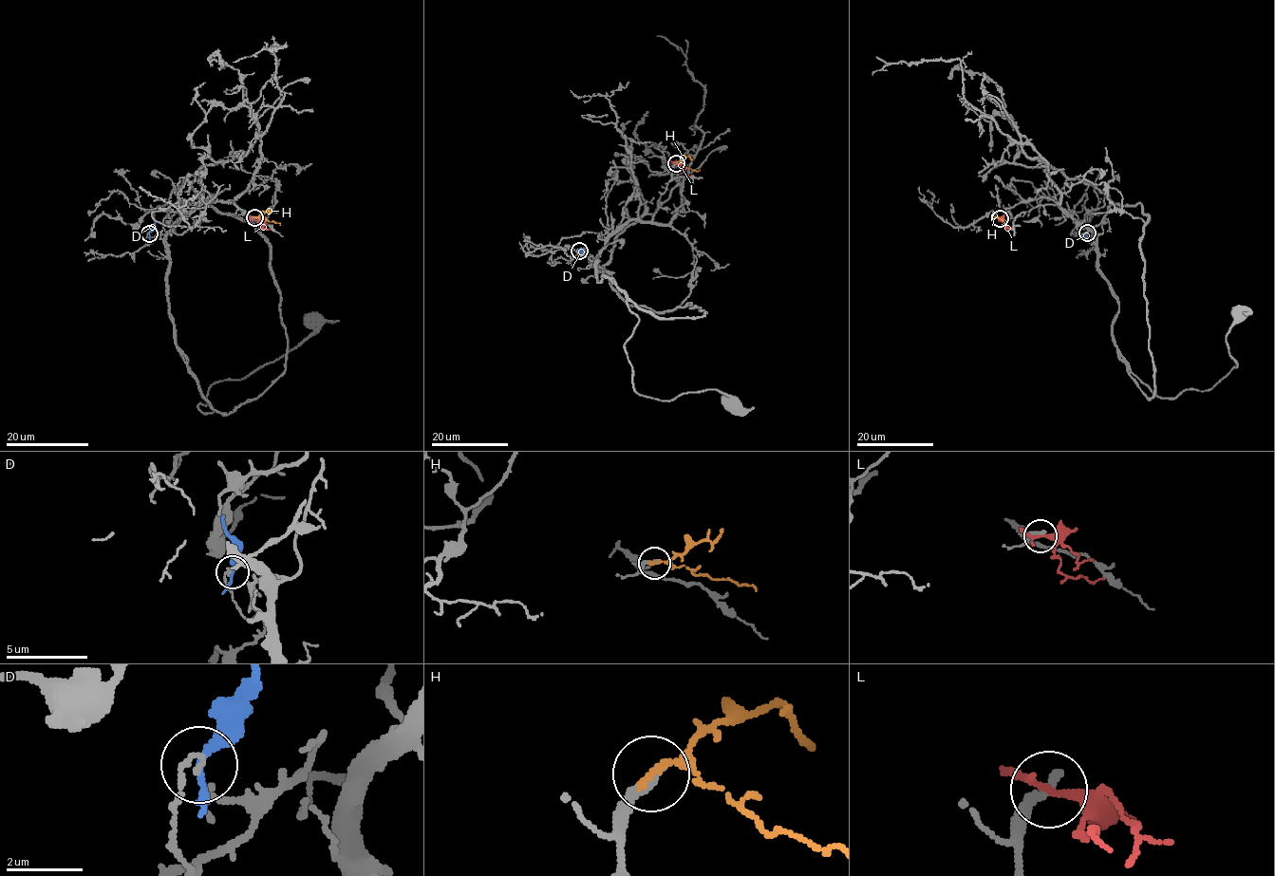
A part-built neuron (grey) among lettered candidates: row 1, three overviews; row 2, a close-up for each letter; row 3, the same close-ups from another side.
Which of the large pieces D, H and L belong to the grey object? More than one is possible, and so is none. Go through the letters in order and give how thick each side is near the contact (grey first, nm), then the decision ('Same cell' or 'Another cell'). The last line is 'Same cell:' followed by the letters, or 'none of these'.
D: Thickness 150 nm (grey) against 200 nm. Another cell
H: Thickness 300 nm (grey) against 160 nm. Same cell
L: Thickness 340 nm (grey) against 220 nm. Another cell
Same cell: H

